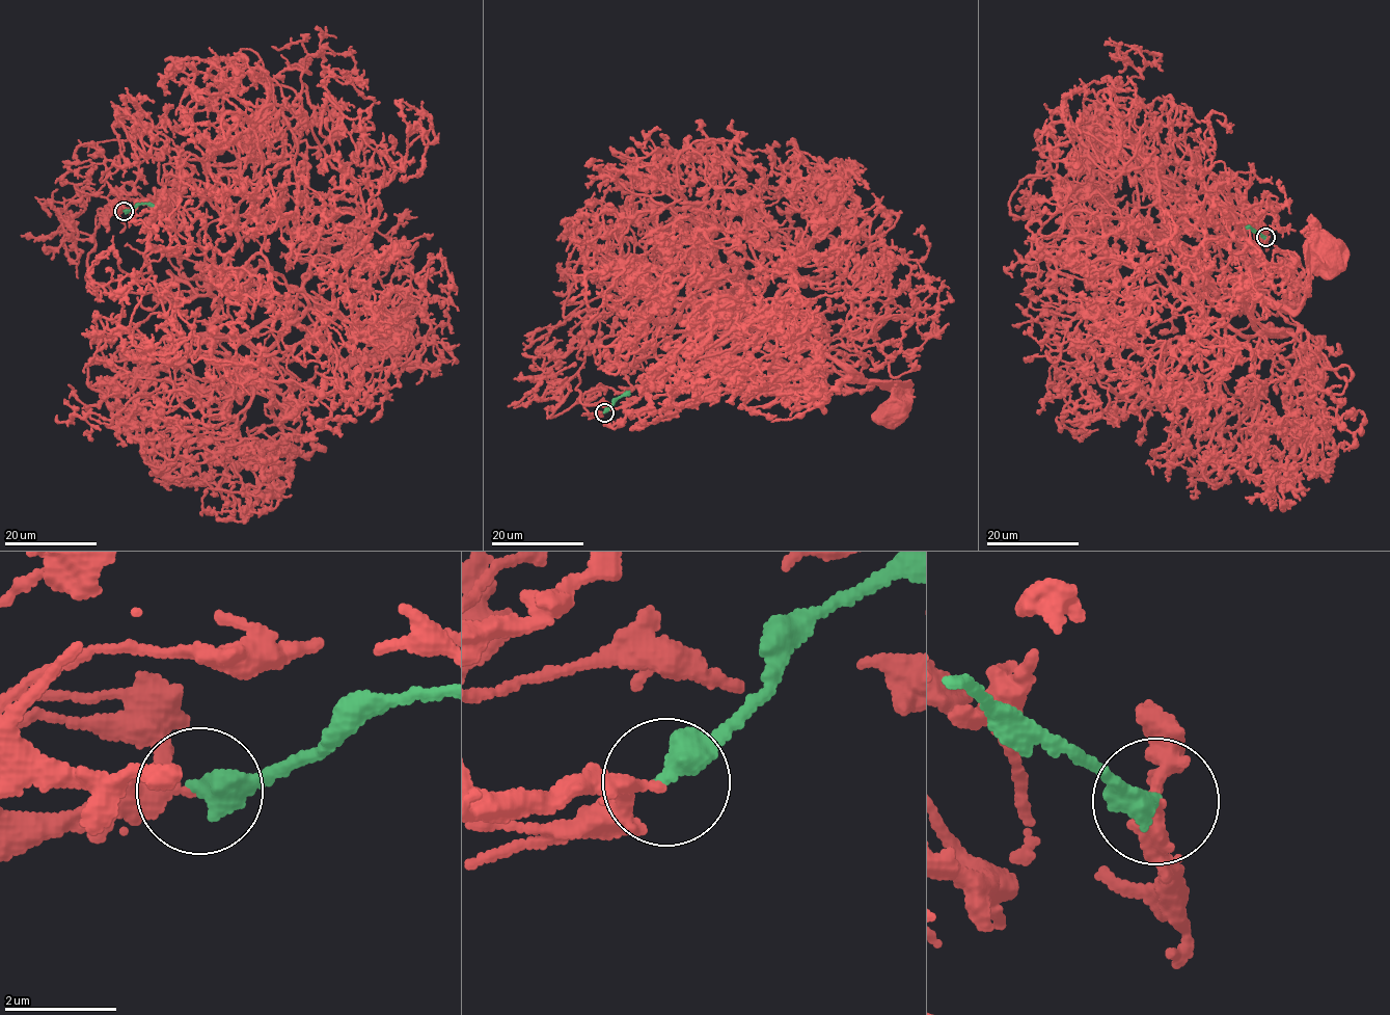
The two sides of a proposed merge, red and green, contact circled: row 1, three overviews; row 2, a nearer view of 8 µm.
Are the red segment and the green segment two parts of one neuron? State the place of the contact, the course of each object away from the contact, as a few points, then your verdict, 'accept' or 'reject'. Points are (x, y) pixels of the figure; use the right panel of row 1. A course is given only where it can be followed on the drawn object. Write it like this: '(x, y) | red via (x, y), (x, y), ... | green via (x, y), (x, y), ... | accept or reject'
(1265, 237) | red via (1264, 236), (1234, 226), (1285, 313), (1225, 309), (1261, 331), (1248, 297), (1298, 310), (1328, 252) | green via (1264, 236), (1249, 226), (1247, 229) | reject

